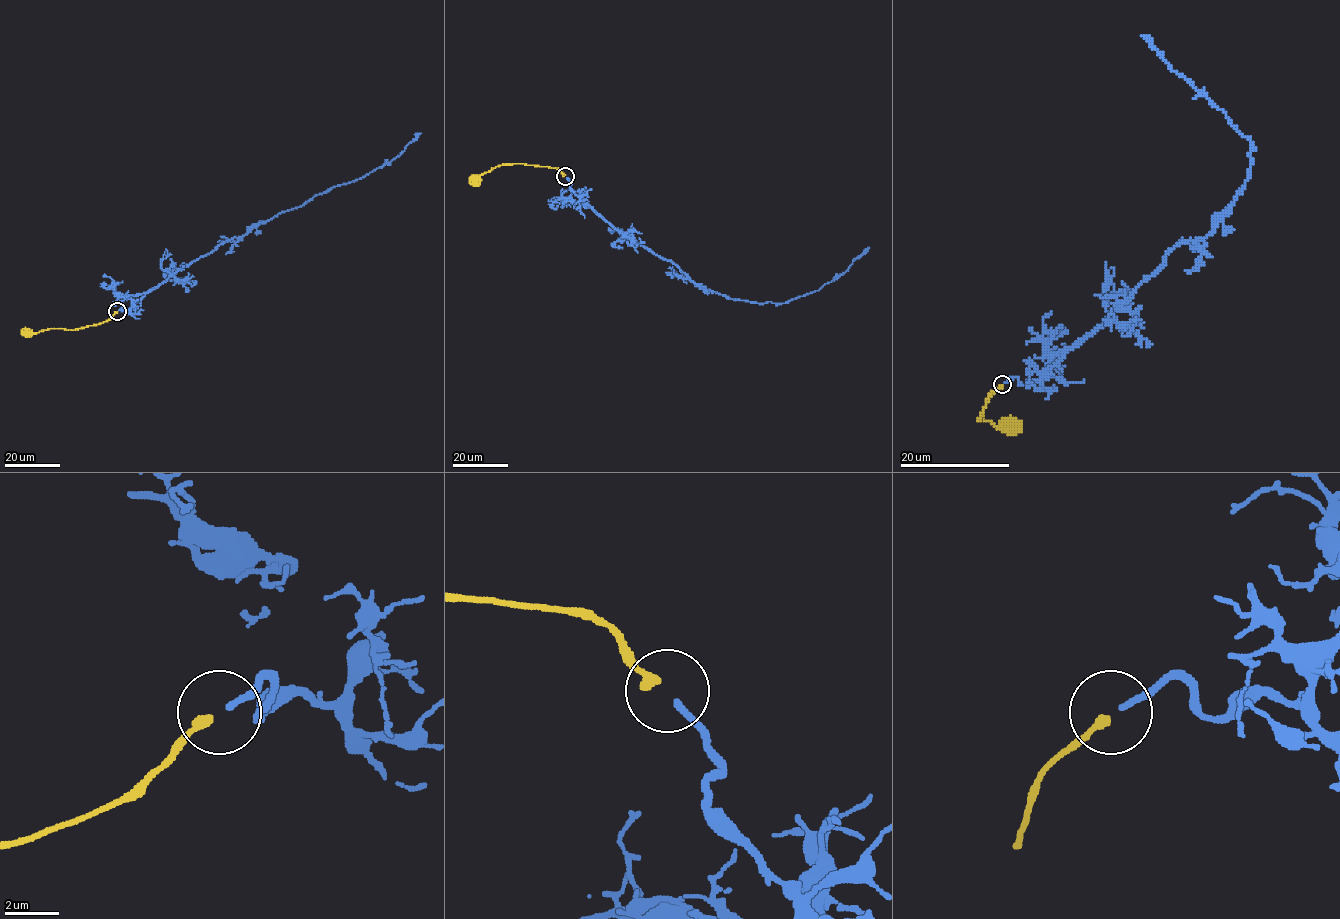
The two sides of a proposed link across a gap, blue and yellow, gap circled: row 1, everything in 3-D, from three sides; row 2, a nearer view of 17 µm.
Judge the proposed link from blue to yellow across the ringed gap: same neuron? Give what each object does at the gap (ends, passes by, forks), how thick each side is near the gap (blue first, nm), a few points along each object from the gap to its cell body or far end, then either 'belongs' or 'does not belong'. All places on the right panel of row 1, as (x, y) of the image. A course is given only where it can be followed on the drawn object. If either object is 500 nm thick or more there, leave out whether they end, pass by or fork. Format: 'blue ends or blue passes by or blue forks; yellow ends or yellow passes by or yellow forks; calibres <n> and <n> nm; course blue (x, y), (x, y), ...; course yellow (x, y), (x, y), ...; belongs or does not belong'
blue ends; yellow ends; calibres 240 and 340 nm; course blue (1004, 383), (1012, 378), (1022, 384), (1039, 382), (1173, 249), (1202, 240), (1248, 178), (1251, 140), (1142, 35); course yellow (1000, 384), (989, 395), (977, 420), (987, 420), (996, 427), (1009, 424); does not belong

